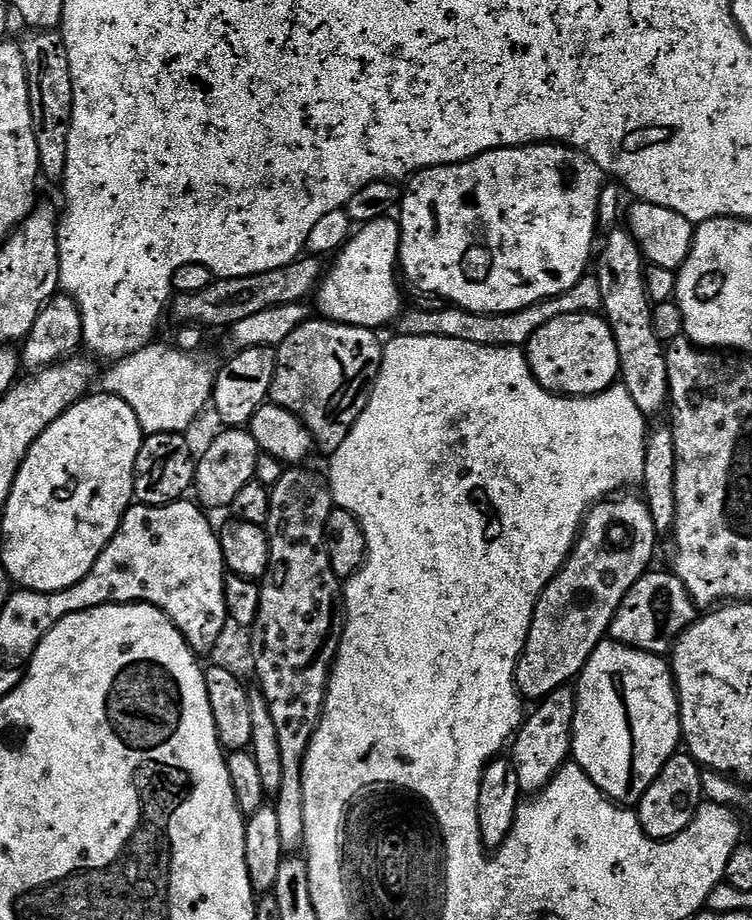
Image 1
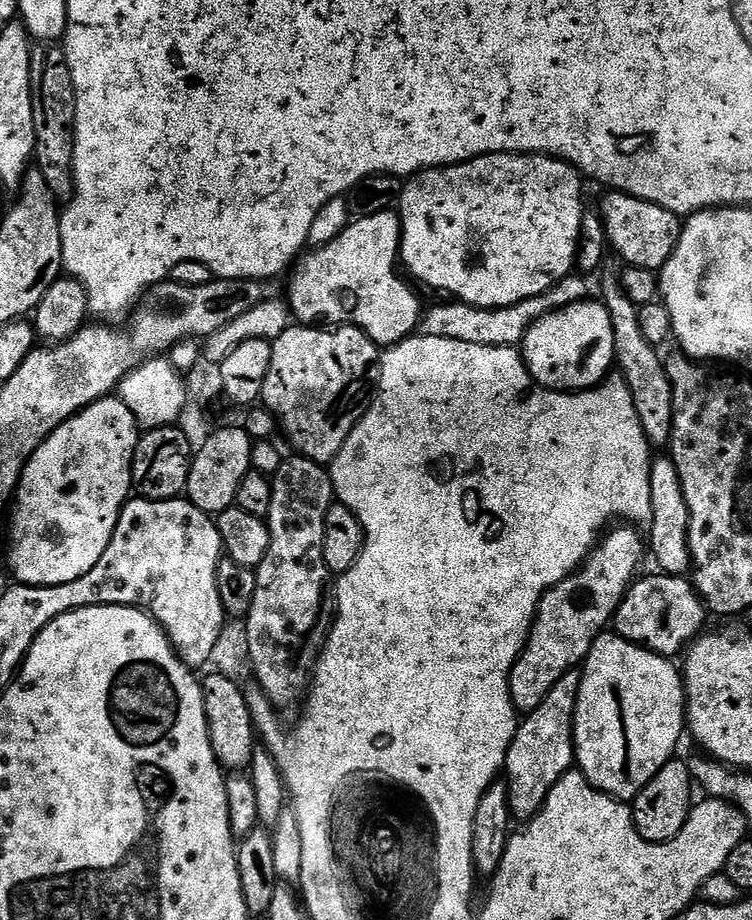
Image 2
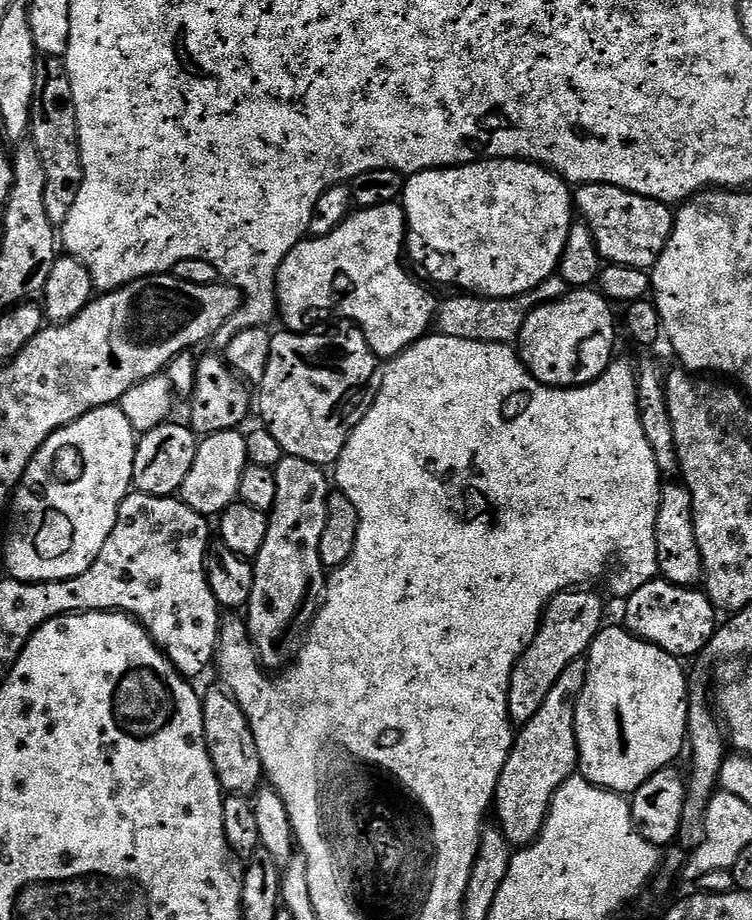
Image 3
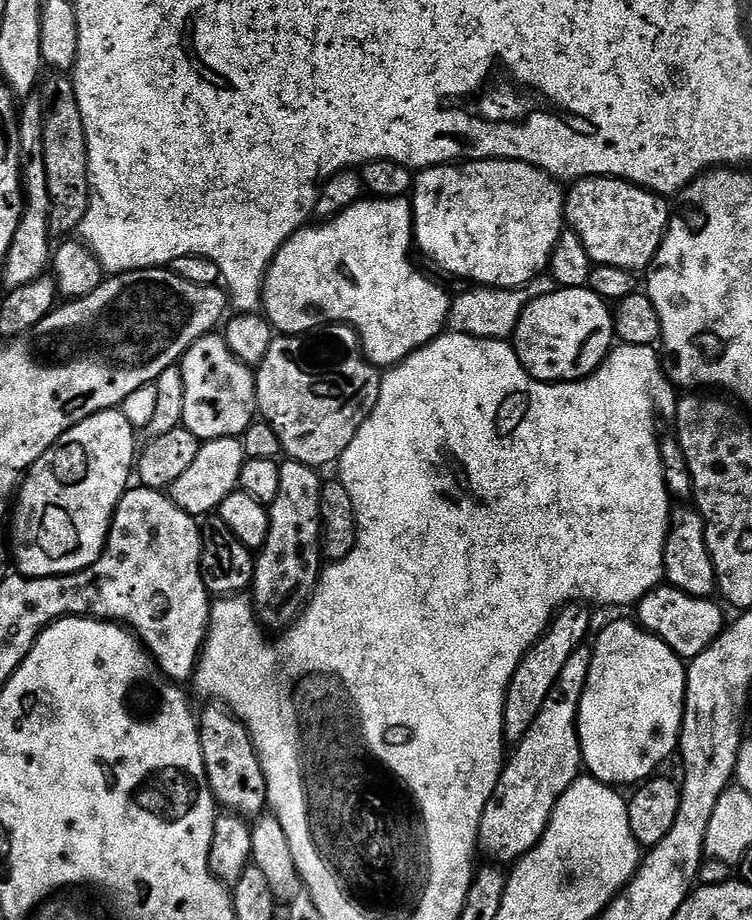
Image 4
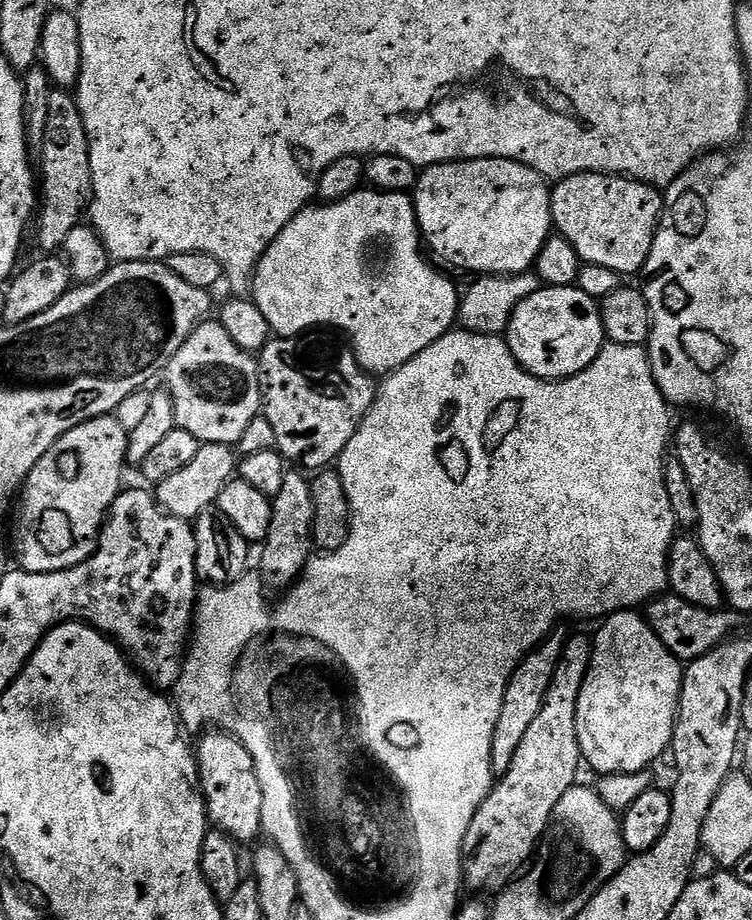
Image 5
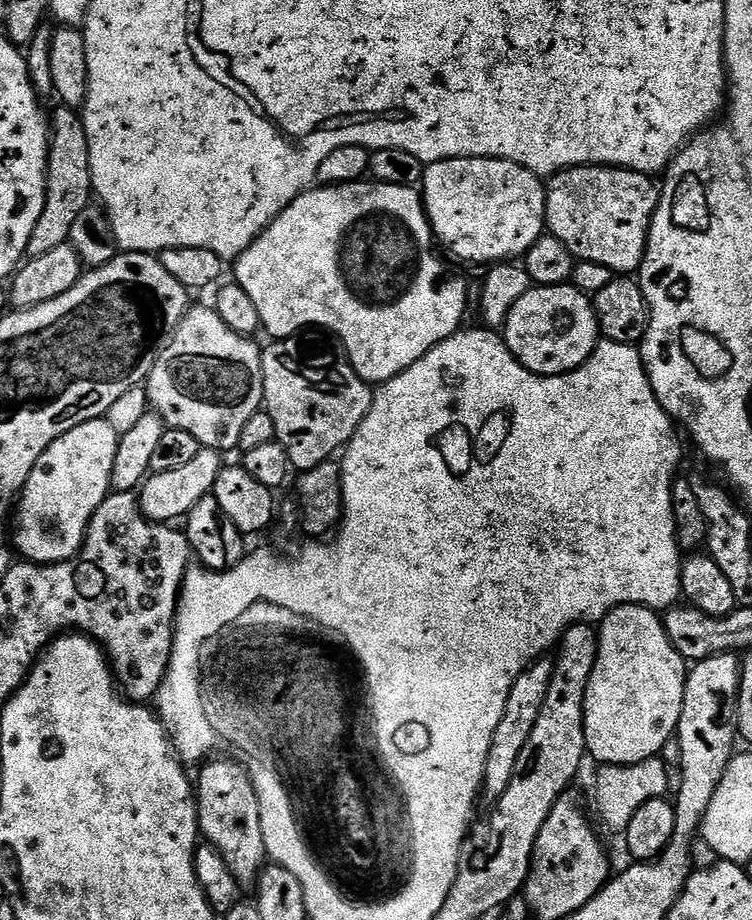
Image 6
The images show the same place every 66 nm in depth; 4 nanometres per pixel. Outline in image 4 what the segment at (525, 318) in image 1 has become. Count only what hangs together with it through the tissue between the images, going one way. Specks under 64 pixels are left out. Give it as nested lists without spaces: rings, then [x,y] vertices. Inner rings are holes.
[[[547,274],[535,276],[521,288],[486,288],[483,286],[469,287],[469,292],[461,296],[453,295],[448,305],[447,327],[458,334],[466,334],[483,340],[507,341],[516,328],[518,318],[522,318],[522,310],[530,306],[538,298],[555,292],[557,287],[552,277]]]

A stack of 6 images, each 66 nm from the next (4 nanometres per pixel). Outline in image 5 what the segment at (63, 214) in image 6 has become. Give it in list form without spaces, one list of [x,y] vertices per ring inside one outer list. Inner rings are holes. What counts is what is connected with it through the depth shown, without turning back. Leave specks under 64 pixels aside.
[[[54,90],[50,94],[50,102],[46,109],[44,141],[38,145],[38,152],[42,199],[38,204],[38,219],[34,224],[34,232],[36,228],[36,240],[41,248],[39,251],[44,254],[56,254],[63,249],[67,236],[74,231],[74,226],[81,224],[83,216],[80,215],[83,212],[85,215],[92,199],[88,135],[82,122],[82,114],[76,105],[76,97],[71,91]]]

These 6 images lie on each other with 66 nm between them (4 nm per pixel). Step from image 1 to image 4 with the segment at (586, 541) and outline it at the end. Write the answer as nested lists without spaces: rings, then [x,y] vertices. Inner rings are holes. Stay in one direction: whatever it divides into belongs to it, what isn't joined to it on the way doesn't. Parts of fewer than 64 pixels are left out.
[[[579,602],[563,605],[552,617],[551,624],[544,635],[537,640],[535,646],[522,658],[518,670],[508,683],[508,693],[504,703],[504,739],[508,742],[518,742],[534,726],[534,718],[542,710],[542,702],[546,702],[546,694],[554,686],[558,674],[562,674],[562,666],[566,666],[566,658],[574,654],[576,648],[585,643],[584,635],[588,632],[589,609]]]

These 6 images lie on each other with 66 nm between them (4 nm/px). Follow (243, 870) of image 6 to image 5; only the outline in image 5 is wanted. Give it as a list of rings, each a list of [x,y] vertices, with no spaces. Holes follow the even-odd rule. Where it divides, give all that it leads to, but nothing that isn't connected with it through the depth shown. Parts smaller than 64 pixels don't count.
[[[223,730],[205,731],[200,738],[200,748],[198,744],[195,749],[196,764],[200,768],[200,789],[204,791],[209,825],[237,842],[252,840],[256,835],[261,835],[264,827],[262,786],[258,782],[250,750],[246,750],[246,746],[242,746],[236,736],[231,736]]]

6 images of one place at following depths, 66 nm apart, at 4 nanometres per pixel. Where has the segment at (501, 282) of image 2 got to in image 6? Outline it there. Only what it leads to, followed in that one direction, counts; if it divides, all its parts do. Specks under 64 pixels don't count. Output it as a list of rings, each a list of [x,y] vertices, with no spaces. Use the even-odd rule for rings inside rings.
[[[454,158],[429,164],[424,169],[422,195],[428,220],[432,223],[433,237],[439,243],[441,240],[458,259],[469,260],[472,264],[491,266],[497,262],[512,262],[523,258],[530,246],[534,246],[534,242],[538,242],[538,238],[546,232],[545,181],[509,160]]]

